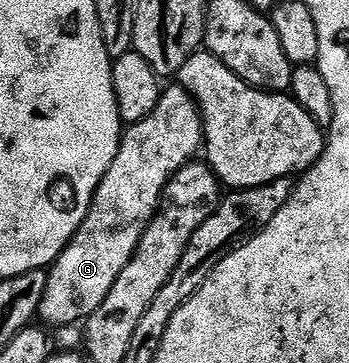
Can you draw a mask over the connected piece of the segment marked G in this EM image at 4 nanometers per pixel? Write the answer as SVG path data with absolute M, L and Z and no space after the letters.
M163 87L160 102L156 102L156 110L152 110L148 118L123 131L116 158L112 166L108 166L108 174L104 174L80 230L48 269L44 298L38 307L43 325L55 324L62 328L77 320L89 320L100 302L108 298L112 282L120 278L120 270L128 266L138 249L140 238L162 203L166 183L185 164L191 163L197 152L199 155L204 133L198 103L186 88L173 87Z

